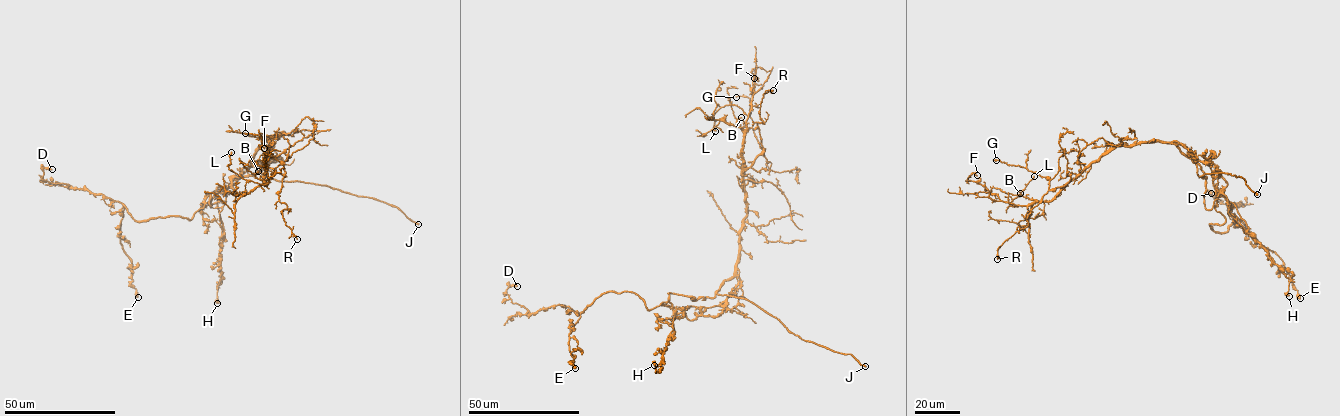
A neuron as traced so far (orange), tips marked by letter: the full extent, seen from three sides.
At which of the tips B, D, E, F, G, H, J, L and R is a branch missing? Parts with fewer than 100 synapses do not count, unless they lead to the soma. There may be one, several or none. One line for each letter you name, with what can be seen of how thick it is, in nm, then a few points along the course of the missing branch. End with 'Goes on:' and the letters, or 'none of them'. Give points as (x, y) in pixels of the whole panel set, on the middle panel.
J: calibre 480 nm
Goes on: J

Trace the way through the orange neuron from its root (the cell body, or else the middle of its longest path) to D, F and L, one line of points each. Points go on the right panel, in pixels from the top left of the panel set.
D: (1207, 163), (1225, 220), (1209, 225), (1225, 233), (1238, 204), (1211, 193)
F: (1207, 163), (1175, 142), (1117, 145), (1050, 201), (1026, 205), (1003, 202), (967, 180), (977, 175)
L: (1207, 163), (1193, 157), (1185, 147), (1175, 142), (1117, 145), (1092, 161), (1050, 201), (1011, 206), (1034, 176)

